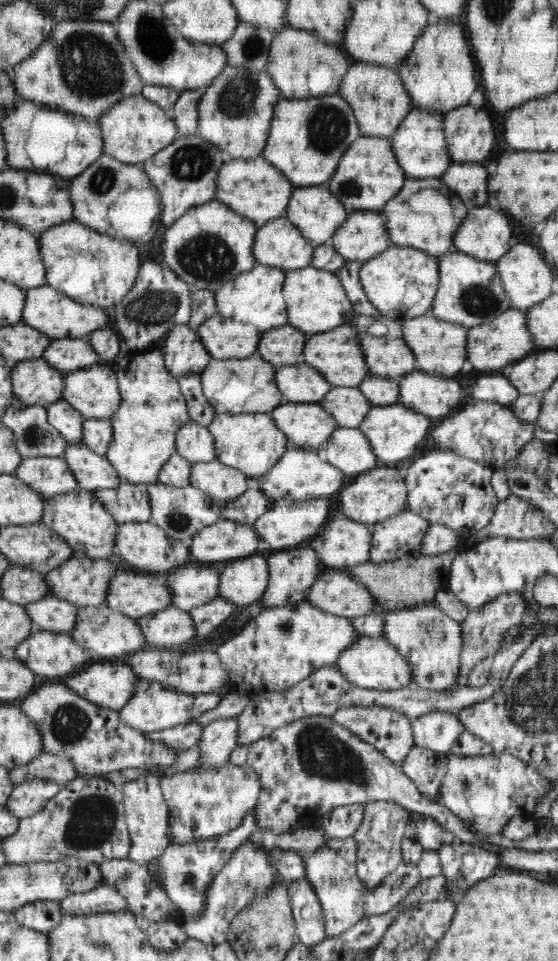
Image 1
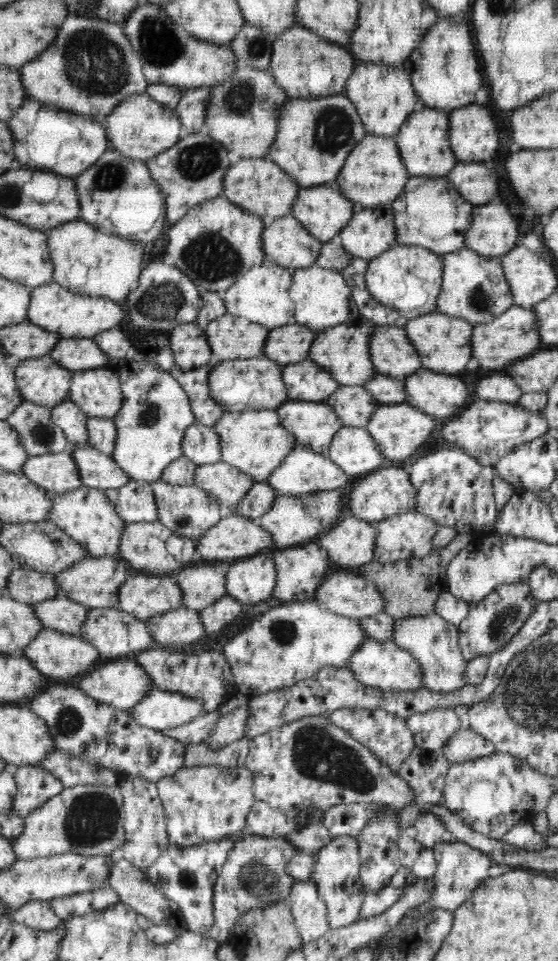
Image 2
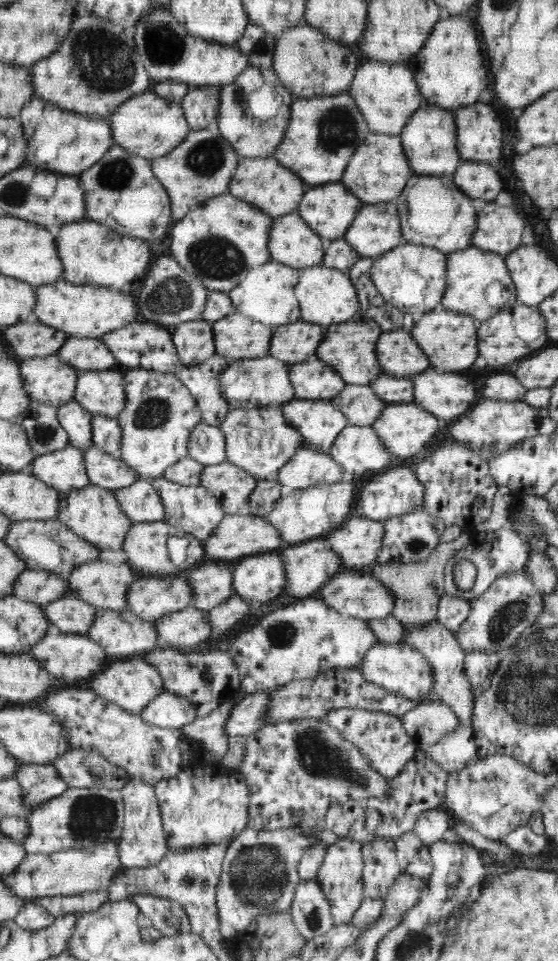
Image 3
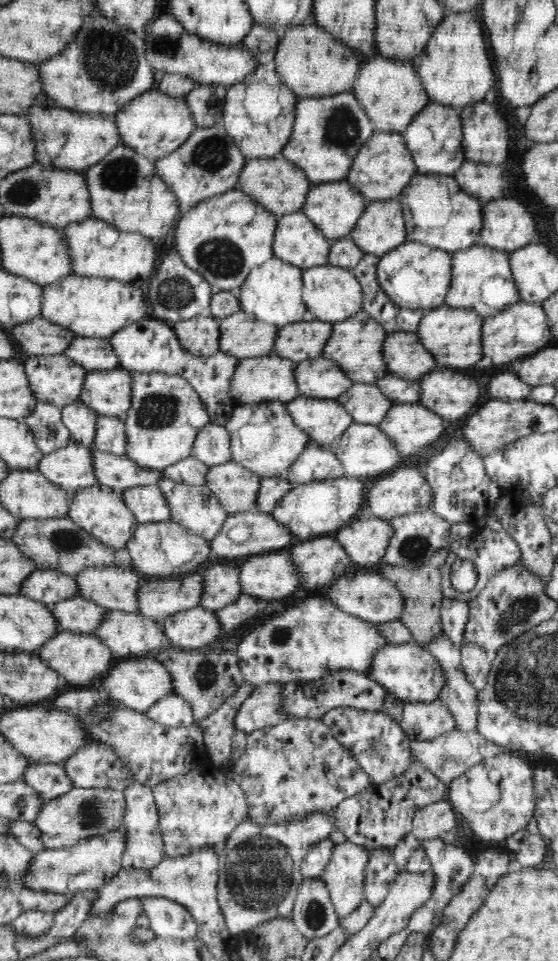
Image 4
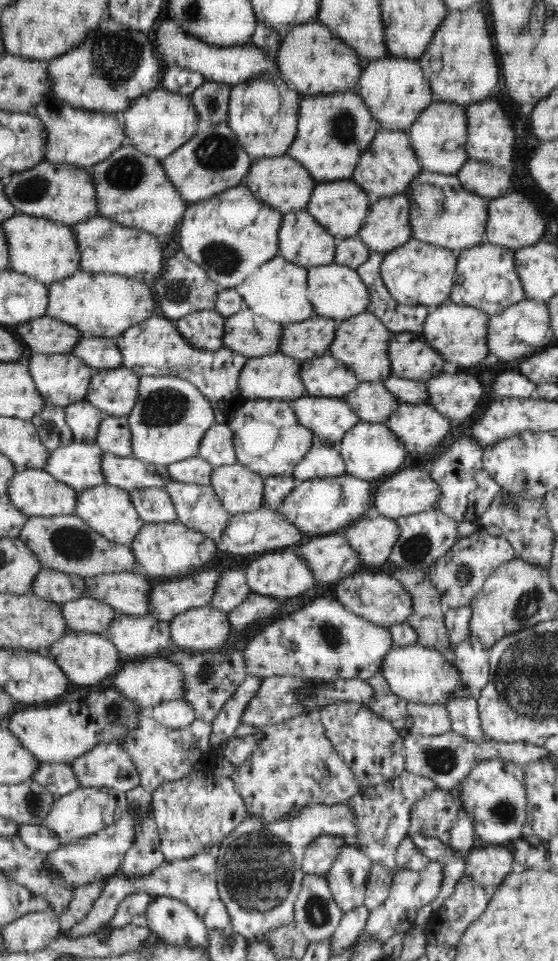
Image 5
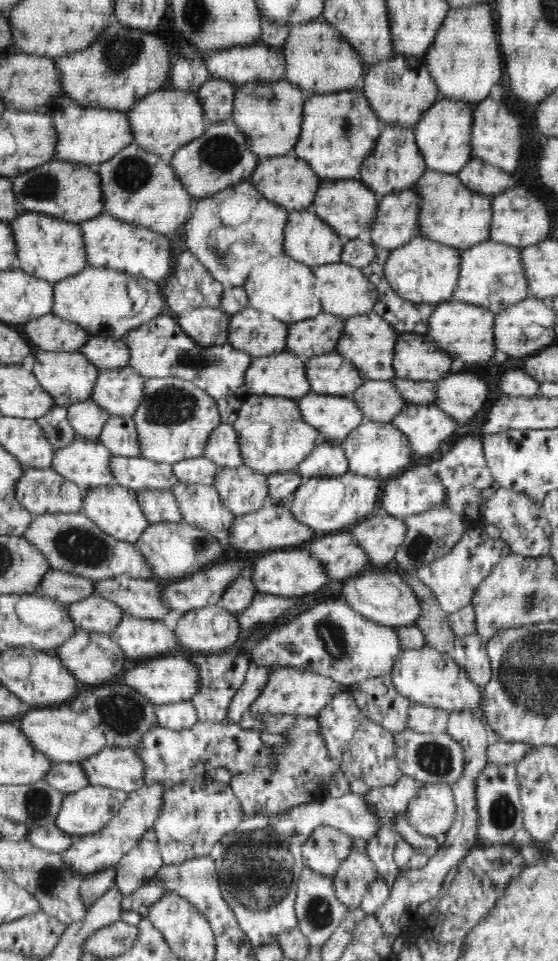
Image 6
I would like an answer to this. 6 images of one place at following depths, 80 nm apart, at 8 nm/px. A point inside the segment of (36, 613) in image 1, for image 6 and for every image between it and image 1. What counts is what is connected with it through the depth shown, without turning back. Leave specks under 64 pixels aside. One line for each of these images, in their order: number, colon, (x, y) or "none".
2: (61, 614)
3: (70, 615)
4: (77, 615)
5: (86, 614)
6: (95, 614)

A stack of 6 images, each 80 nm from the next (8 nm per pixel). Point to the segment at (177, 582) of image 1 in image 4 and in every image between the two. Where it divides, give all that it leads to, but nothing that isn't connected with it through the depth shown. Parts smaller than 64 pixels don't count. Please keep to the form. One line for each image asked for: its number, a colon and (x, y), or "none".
2: (204, 586)
3: (212, 584)
4: (222, 588)

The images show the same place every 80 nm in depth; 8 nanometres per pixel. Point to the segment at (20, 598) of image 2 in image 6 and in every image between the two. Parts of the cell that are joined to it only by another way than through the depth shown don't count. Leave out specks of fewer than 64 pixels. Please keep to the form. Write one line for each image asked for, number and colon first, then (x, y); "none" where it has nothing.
3: (39, 587)
4: (49, 586)
5: (54, 586)
6: (68, 588)

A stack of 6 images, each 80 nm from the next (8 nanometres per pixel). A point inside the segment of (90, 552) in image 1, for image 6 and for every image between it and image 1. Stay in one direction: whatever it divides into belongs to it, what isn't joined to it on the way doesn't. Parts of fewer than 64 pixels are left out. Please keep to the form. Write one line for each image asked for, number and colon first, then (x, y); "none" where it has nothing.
2: (85, 514)
3: (92, 512)
4: (101, 511)
5: (107, 509)
6: (114, 509)

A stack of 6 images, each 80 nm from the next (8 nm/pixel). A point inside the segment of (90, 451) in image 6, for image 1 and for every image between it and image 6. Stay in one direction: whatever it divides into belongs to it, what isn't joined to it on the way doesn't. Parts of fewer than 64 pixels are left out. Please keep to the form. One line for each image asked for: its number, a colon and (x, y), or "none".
1: (49, 476)
2: (57, 473)
3: (64, 470)
4: (71, 467)
5: (79, 465)

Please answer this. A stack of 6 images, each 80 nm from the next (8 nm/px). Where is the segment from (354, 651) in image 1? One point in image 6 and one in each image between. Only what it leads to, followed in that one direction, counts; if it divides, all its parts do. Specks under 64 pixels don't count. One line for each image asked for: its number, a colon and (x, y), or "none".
2: (384, 665)
3: (398, 667)
4: (409, 671)
5: (418, 674)
6: (426, 676)

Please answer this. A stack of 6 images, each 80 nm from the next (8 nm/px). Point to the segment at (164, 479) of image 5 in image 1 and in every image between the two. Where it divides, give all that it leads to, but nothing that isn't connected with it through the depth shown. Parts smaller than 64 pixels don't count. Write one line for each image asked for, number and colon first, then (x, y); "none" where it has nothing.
1: (93, 471)
2: (98, 470)
3: (106, 471)
4: (117, 472)

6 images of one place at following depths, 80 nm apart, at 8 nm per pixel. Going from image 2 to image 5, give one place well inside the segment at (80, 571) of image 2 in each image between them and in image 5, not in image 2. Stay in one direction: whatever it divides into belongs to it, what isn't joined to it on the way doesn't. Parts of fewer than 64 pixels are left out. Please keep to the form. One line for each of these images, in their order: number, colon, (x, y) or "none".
3: (105, 586)
4: (115, 589)
5: (127, 592)

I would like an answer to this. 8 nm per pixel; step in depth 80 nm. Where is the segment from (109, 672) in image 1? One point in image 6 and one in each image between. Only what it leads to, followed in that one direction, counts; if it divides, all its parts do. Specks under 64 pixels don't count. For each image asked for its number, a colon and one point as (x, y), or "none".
2: (122, 683)
3: (132, 684)
4: (137, 684)
5: (155, 680)
6: (173, 678)

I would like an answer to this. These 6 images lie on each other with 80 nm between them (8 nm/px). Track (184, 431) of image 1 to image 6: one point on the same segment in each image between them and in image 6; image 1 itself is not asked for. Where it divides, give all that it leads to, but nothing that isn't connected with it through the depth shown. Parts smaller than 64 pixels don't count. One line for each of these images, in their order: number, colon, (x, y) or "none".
2: (201, 444)
3: (207, 444)
4: (212, 445)
5: (217, 447)
6: (221, 447)

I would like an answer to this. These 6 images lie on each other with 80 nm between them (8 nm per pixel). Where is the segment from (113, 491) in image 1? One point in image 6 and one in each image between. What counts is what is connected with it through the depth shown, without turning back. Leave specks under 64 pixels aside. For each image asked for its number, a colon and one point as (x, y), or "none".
2: (134, 502)
3: (140, 501)
4: (147, 503)
5: (154, 505)
6: (159, 505)

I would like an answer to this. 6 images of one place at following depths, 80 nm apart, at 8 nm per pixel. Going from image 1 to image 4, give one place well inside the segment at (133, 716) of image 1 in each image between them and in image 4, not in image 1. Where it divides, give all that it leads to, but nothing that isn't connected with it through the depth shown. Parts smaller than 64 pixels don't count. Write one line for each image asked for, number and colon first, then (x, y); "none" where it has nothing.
2: (158, 710)
3: (171, 710)
4: (173, 711)

